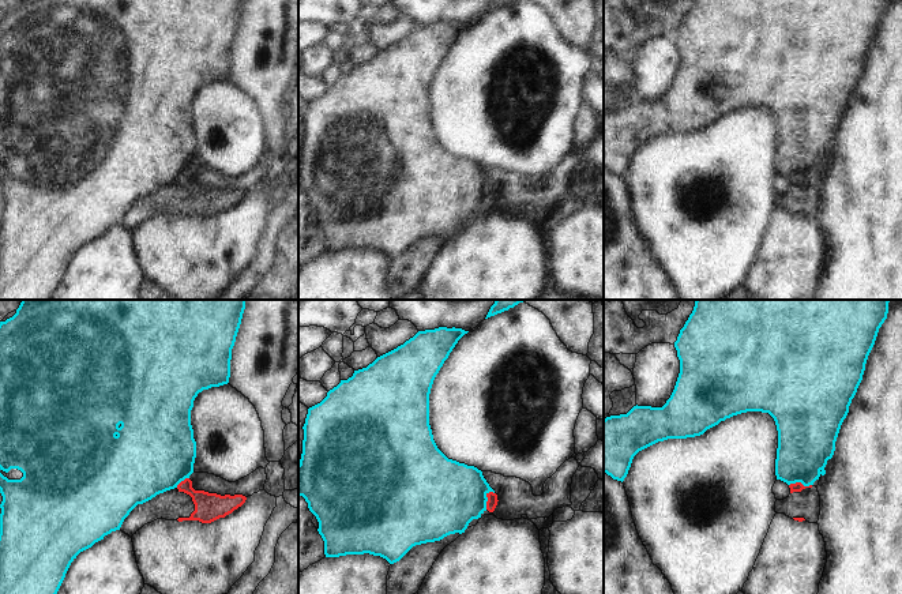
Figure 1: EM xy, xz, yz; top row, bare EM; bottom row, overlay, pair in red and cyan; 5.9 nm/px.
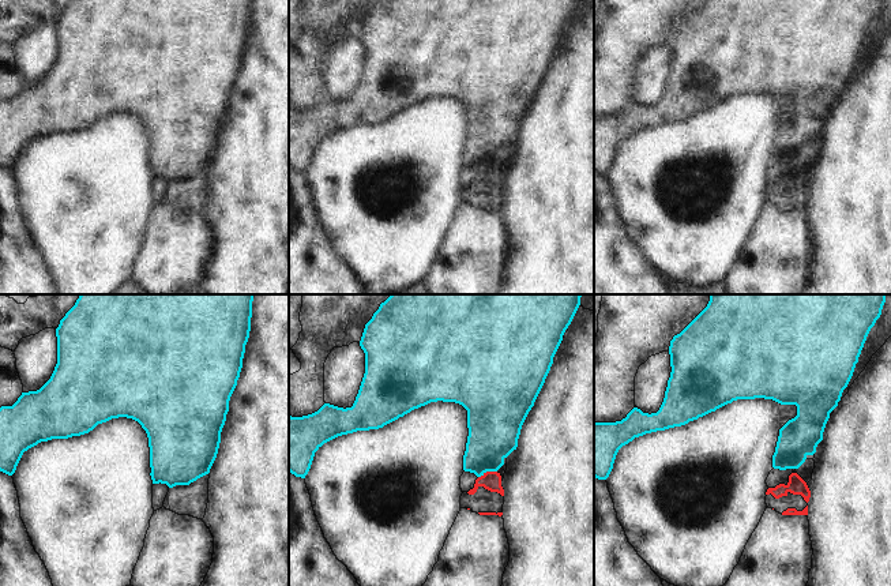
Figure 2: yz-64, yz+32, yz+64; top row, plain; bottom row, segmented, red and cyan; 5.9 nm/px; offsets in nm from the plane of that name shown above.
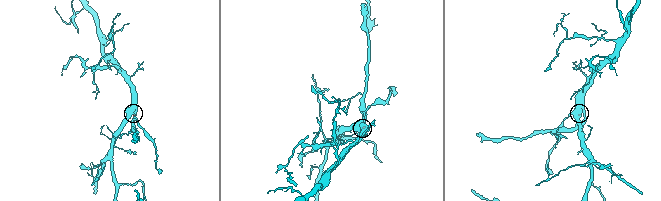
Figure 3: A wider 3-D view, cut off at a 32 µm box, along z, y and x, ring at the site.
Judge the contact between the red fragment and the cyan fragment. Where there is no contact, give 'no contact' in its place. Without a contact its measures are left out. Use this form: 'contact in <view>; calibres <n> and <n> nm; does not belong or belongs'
contact in xz; calibres 60 and 420 nm; does not belong

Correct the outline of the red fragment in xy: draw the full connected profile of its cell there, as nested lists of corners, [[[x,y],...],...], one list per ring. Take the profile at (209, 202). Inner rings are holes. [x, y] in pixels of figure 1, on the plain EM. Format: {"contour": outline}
{"contour": [[[185,173],[174,184],[157,189],[151,195],[138,199],[124,214],[120,225],[129,232],[144,219],[157,214],[166,215],[199,215],[211,218],[225,213],[245,198],[243,189],[217,189],[195,185],[192,176]]]}

